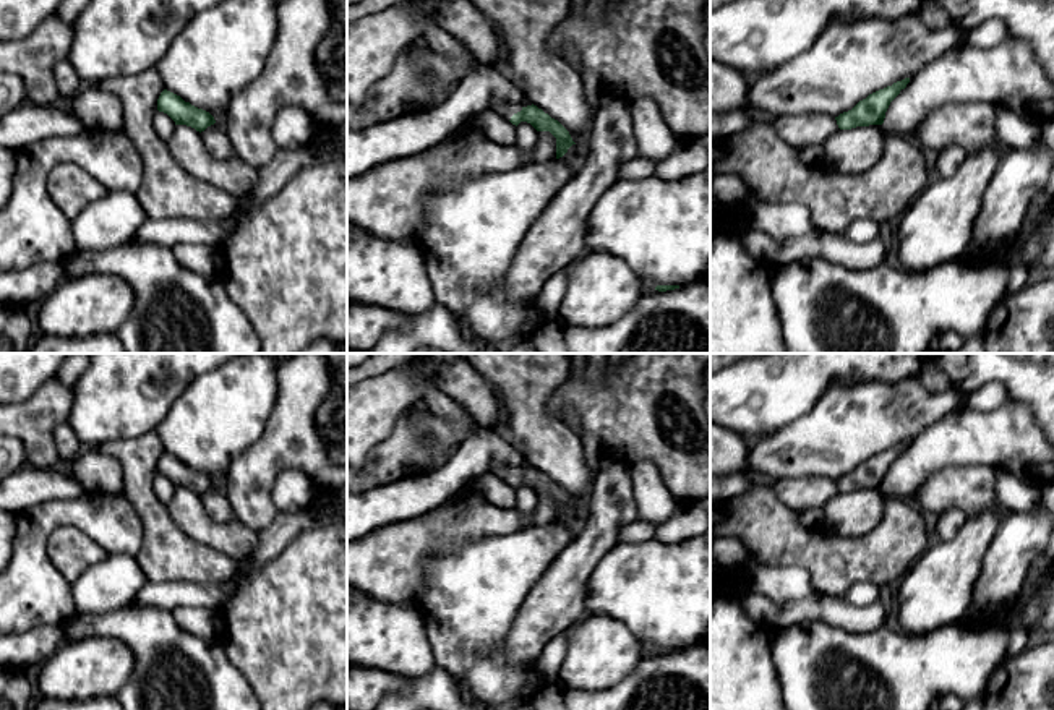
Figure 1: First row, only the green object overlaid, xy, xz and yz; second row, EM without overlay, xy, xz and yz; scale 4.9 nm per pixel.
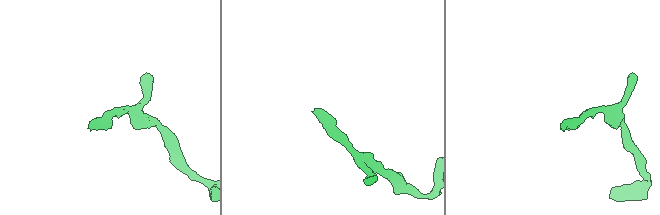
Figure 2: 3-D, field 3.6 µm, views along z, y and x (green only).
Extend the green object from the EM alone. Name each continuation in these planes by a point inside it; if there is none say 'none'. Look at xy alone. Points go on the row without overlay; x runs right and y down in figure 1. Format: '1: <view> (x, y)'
none

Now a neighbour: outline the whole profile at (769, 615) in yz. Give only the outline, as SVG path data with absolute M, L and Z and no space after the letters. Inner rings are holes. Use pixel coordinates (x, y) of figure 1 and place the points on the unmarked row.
M751 590L739 603L746 614L767 631L816 619L848 632L872 632L887 624L887 611L879 601L855 606L842 598L812 595L778 605L769 597Z

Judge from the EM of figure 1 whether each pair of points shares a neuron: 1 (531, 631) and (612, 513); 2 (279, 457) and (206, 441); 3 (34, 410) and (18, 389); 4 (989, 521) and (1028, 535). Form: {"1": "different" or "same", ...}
{"1": "same", "2": "different", "3": "different", "4": "different"}

